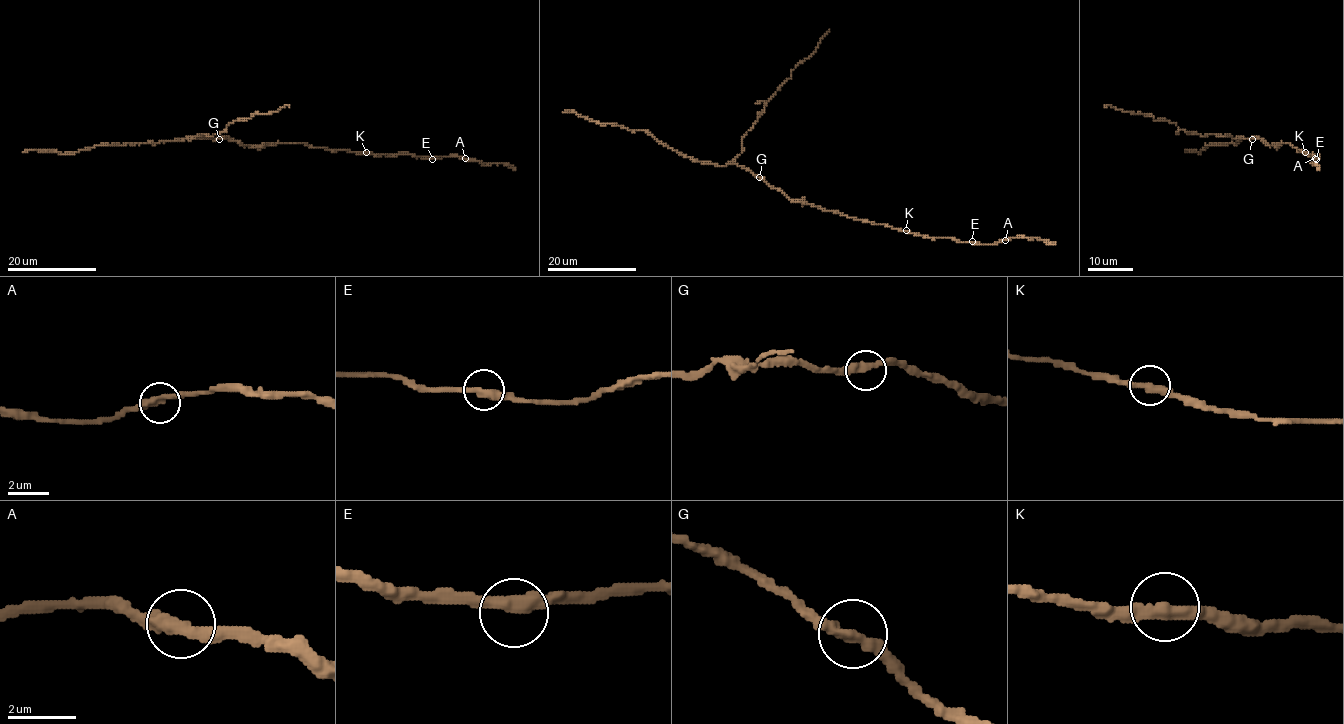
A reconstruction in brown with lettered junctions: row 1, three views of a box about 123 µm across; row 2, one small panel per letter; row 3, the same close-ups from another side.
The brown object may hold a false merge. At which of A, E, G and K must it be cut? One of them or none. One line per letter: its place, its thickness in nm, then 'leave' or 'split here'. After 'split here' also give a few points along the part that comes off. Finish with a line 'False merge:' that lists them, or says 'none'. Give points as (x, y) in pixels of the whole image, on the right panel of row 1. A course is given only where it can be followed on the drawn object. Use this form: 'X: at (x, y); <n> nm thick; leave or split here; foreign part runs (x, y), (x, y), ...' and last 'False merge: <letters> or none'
A: at (1315, 158); 360 nm thick; leave
E: at (1316, 159); 360 nm thick; leave
G: at (1252, 139); 360 nm thick; leave
K: at (1305, 152); 360 nm thick; leave
False merge: none

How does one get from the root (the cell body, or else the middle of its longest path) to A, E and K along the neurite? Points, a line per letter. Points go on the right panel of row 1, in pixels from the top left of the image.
A: (1277, 147), (1290, 143), (1297, 150), (1319, 156), (1315, 158)
E: (1277, 147), (1290, 143), (1297, 150), (1313, 154), (1316, 159)
K: (1277, 147), (1290, 143), (1305, 152)

